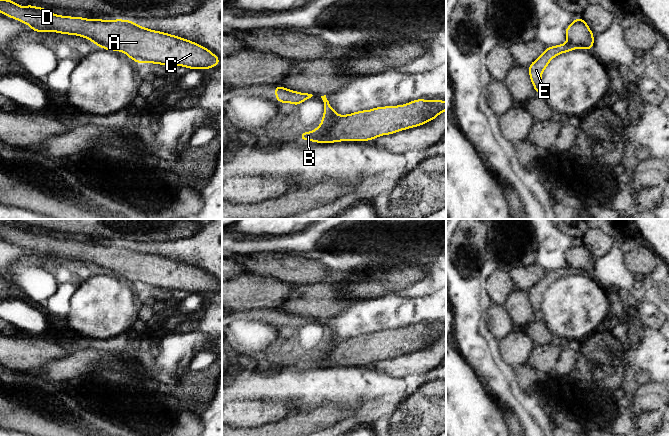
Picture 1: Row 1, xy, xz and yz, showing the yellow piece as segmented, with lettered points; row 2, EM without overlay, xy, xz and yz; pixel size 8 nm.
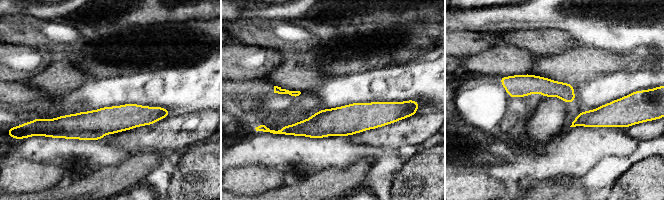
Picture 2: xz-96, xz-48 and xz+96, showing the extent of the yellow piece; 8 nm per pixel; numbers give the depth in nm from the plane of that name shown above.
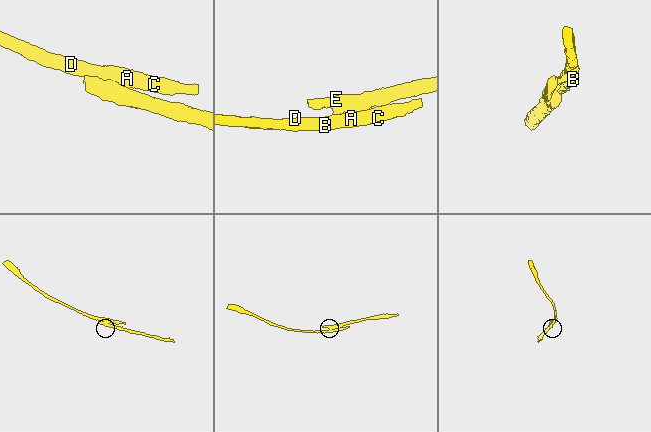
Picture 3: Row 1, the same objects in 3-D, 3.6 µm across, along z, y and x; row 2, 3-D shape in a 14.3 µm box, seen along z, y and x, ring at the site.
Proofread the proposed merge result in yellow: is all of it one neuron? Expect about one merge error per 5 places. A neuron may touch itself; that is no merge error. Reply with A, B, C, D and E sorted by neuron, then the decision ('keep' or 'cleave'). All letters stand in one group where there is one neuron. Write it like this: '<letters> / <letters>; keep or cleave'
A B C D / E; cleave

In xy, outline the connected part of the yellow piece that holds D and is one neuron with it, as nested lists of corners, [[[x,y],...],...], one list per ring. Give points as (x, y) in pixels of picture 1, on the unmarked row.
[[[1,222],[0,237],[30,250],[35,256],[76,259],[92,265],[98,271],[110,270],[139,288],[204,294],[216,291],[221,286],[217,279],[198,267],[141,251],[131,244],[62,240],[43,231],[22,231],[12,224]]]

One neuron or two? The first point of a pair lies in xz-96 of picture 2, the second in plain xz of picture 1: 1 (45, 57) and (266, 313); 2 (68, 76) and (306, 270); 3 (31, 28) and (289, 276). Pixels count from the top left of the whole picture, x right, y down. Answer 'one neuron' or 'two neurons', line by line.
1: two neurons
2: two neurons
3: one neuron

